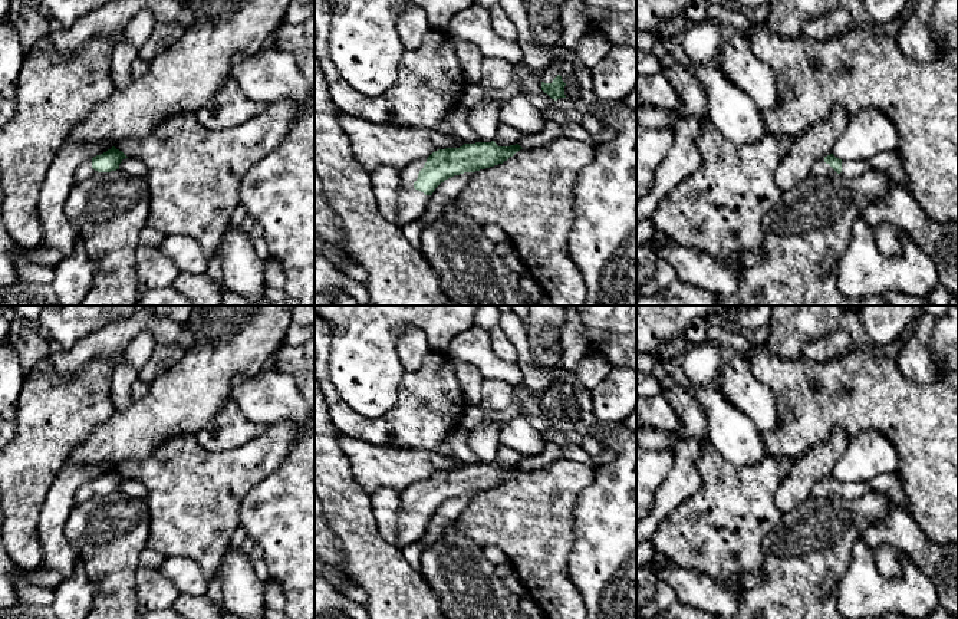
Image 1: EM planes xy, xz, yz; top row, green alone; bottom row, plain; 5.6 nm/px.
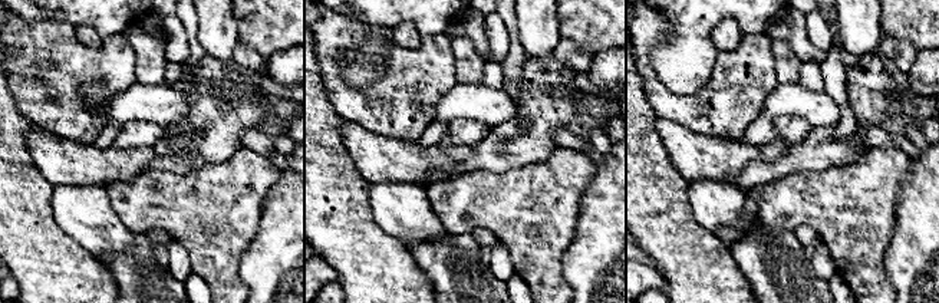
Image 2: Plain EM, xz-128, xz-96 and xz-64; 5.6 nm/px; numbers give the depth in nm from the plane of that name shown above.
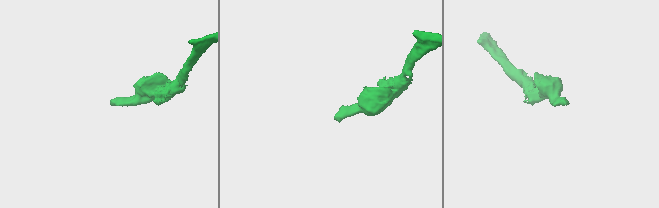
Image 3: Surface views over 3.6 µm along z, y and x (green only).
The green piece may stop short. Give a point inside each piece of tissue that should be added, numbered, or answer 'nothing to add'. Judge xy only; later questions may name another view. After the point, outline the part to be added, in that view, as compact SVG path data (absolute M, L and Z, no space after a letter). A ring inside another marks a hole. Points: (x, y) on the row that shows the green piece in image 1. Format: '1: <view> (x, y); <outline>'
1: xy (85, 170); M86 159L78 167L75 172L75 182L82 182L95 174L98 174L98 171L92 168L92 159Z

